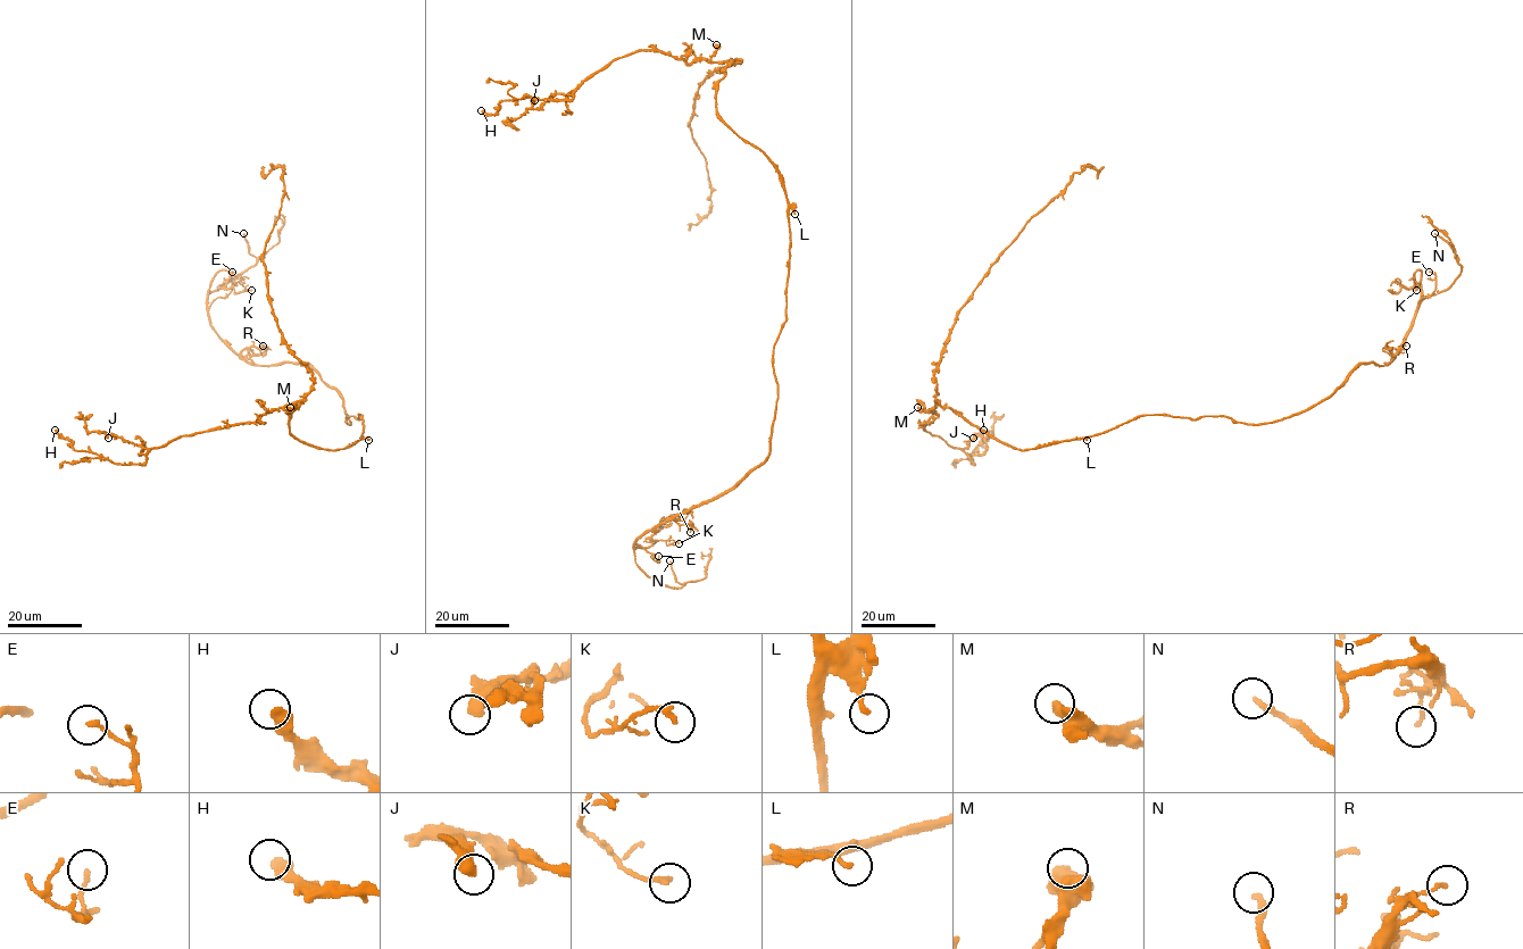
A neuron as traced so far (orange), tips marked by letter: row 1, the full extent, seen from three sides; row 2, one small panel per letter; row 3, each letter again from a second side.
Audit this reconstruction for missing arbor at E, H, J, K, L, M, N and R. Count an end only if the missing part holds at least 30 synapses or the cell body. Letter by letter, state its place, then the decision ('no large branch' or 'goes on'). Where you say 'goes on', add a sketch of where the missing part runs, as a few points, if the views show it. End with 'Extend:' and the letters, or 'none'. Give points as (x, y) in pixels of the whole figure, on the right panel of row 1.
E: (1429, 272) | no large branch
H: (983, 430) | no large branch
J: (973, 438) | no large branch
K: (1416, 290) | no large branch
L: (1087, 440) | no large branch
M: (917, 407) | no large branch
N: (1434, 233) | goes on | (1434, 233), (1411, 204), (1378, 176), (1373, 149), (1378, 147)
R: (1406, 346) | no large branch
Extend: N

